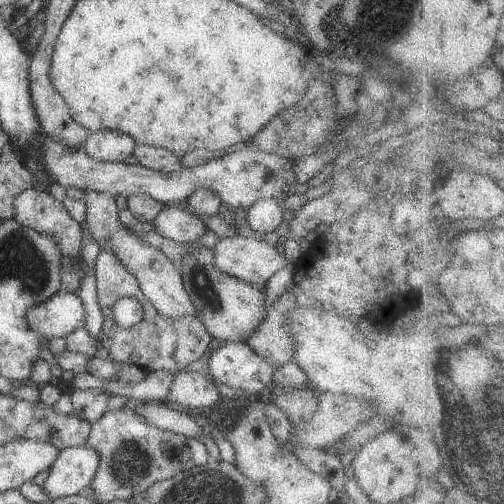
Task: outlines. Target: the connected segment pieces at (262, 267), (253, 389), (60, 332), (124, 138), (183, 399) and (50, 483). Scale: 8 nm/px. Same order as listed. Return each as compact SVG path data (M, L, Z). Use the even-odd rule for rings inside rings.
M236 234L229 238L222 238L212 250L213 268L216 271L261 289L264 289L269 279L288 263L284 254L278 254L275 247L272 248L260 236L244 237Z
M227 343L224 346L215 347L211 355L208 360L208 372L216 383L243 390L249 397L258 395L262 390L273 386L275 370L266 363L266 360L255 354L247 343Z
M60 290L53 298L34 306L27 315L30 329L48 340L68 337L86 326L84 304L78 294Z
M111 129L92 131L86 138L85 154L103 162L120 163L132 155L136 142L128 134Z
M182 370L176 374L166 402L181 410L211 412L221 398L218 388L203 372Z
M81 445L62 449L59 452L59 456L56 458L56 461L53 463L53 466L49 469L50 476L46 478L42 490L44 491L44 494L48 496L50 502L61 497L79 495L90 488L98 466L98 454L92 448Z

